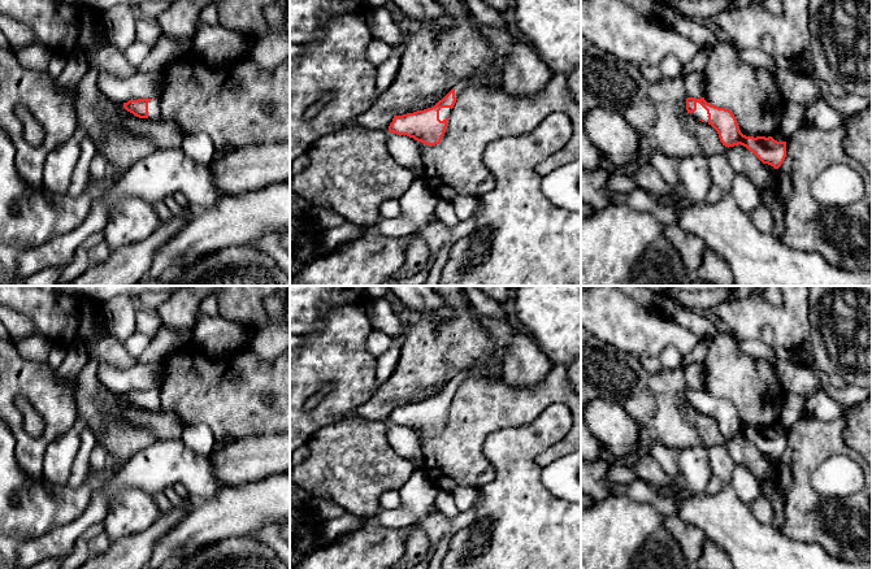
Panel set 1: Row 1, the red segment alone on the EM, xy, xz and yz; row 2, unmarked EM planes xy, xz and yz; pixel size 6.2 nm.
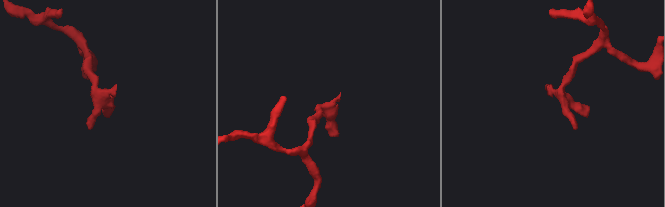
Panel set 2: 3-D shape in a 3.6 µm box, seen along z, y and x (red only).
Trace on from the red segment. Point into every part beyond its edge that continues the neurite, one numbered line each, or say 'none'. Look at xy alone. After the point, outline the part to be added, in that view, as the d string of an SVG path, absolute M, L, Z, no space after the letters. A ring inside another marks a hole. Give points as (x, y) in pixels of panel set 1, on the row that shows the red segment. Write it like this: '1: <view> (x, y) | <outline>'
1: xy (153, 105) | M155 97L148 103L148 120L160 120L160 97Z

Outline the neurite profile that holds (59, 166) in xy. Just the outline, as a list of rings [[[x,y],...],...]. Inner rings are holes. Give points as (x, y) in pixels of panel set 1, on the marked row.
[[[82,131],[68,139],[45,158],[43,168],[43,187],[52,195],[65,195],[79,158]]]

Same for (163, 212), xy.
[[[162,200],[156,201],[152,205],[161,222],[168,222],[173,217],[173,213],[169,210]]]

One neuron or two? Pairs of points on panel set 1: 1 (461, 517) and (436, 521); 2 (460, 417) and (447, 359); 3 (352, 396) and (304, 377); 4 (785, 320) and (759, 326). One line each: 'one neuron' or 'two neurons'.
1: one neuron
2: two neurons
3: one neuron
4: one neuron

